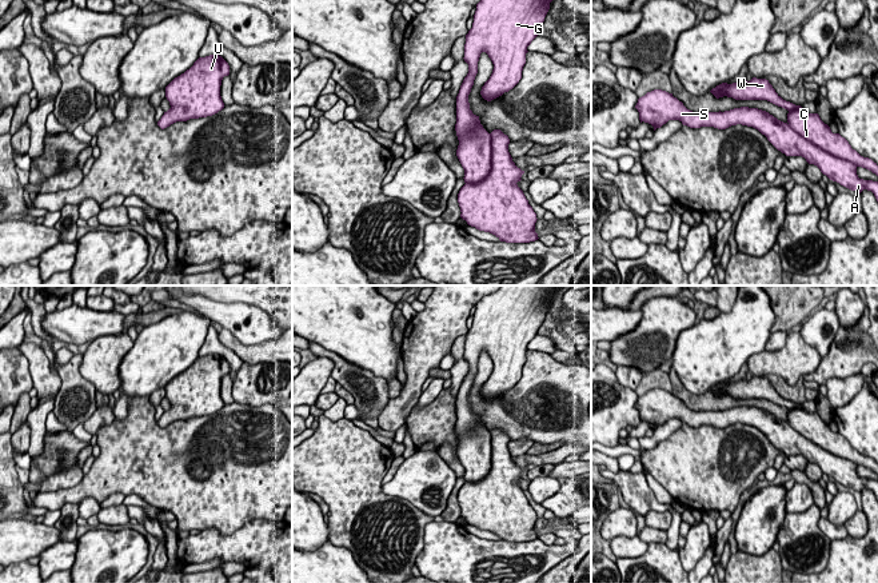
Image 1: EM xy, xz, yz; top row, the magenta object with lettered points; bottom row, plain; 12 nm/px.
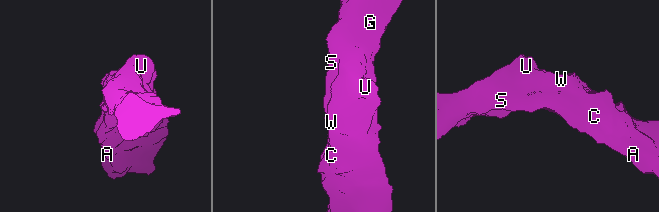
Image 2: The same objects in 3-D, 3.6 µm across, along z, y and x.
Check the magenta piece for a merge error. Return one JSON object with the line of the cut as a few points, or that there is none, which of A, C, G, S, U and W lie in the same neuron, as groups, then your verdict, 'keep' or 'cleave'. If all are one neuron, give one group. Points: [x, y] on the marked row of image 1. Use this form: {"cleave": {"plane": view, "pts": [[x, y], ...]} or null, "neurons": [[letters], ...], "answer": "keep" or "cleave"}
{"cleave": null, "neurons": [["A", "C", "G", "S", "U", "W"]], "answer": "keep"}

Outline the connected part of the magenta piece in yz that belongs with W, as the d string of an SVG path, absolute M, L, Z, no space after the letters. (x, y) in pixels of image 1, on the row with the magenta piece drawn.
M766 79L722 83L710 91L717 99L767 100L789 111L783 123L766 111L741 107L725 112L693 112L682 101L662 89L654 89L638 99L635 108L640 123L661 128L669 120L679 120L690 128L714 127L726 129L742 124L758 129L786 156L802 156L817 165L823 175L841 185L861 193L871 191L878 201L878 181L863 180L857 175L862 167L878 176L878 165L861 156L839 133L833 133L818 113L807 113L801 105L783 100Z

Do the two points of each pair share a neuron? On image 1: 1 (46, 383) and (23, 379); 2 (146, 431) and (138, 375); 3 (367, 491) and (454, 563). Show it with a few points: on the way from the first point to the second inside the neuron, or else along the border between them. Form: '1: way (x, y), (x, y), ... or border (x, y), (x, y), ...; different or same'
1: border (20, 351), (27, 359), (34, 387); different
2: border (148, 395), (132, 396), (130, 399); different
3: border (432, 520), (424, 527), (424, 546), (414, 564); different

